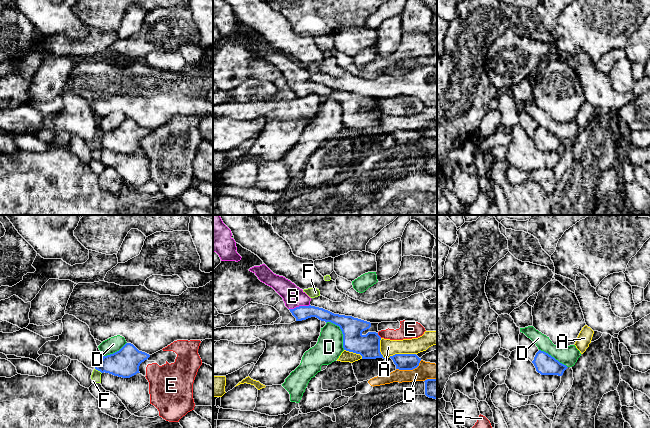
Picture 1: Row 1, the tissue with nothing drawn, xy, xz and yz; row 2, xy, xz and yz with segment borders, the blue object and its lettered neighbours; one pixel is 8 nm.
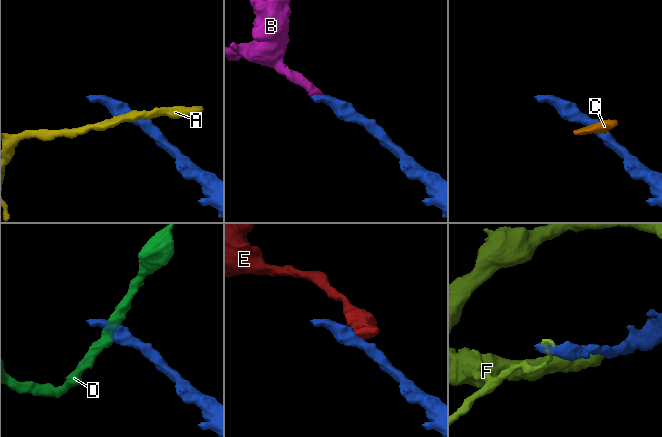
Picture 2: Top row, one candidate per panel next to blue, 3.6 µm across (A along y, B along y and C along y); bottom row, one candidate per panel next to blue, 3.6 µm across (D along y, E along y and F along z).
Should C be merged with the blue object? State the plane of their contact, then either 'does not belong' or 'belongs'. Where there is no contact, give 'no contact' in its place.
xz | does not belong

